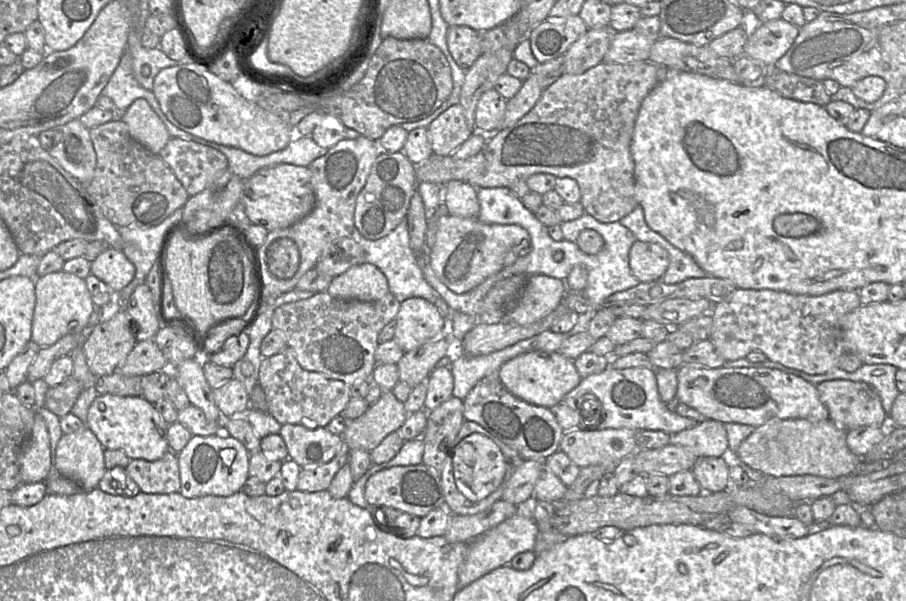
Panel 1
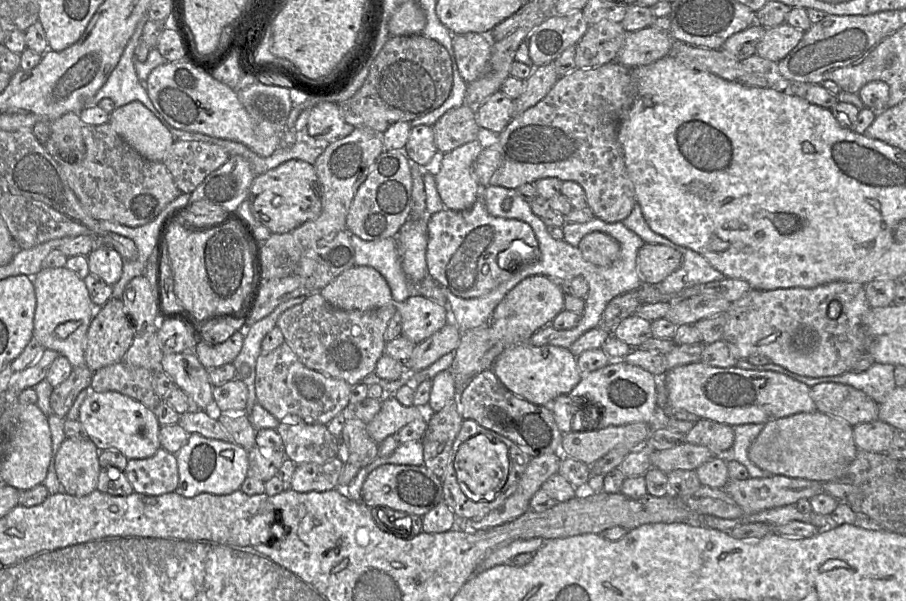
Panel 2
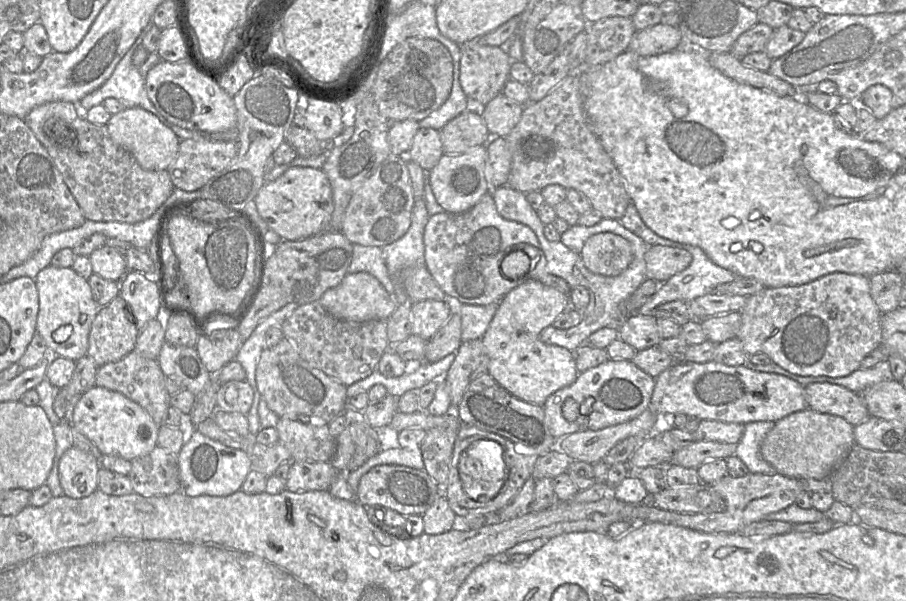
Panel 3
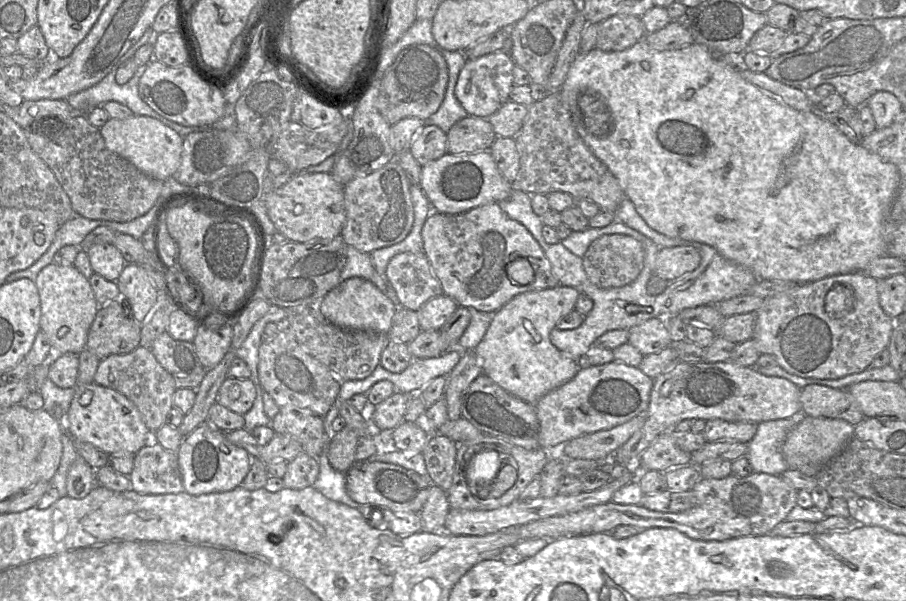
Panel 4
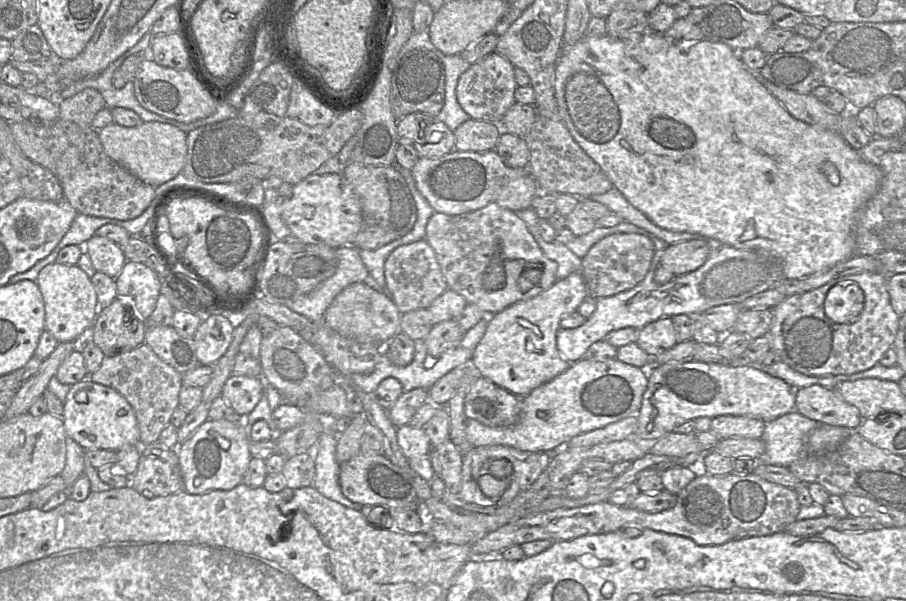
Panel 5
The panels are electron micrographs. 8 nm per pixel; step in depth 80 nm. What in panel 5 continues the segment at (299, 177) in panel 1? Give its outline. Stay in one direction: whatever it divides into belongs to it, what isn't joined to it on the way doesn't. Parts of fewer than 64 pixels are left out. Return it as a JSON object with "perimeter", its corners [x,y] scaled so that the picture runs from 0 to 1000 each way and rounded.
{"perimeter":[[[379,288],[343,290],[323,309],[321,326],[310,341],[310,359],[321,391],[337,406],[359,406],[369,414],[387,408],[400,374],[396,331]]]}

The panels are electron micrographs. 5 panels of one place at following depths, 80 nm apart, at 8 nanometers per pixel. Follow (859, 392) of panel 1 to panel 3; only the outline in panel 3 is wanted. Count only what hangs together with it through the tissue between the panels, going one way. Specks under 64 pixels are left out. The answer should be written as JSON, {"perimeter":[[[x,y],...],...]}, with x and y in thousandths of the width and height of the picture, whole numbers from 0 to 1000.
{"perimeter":[[[895,637],[887,644],[892,679],[907,689],[929,694],[940,709],[960,689],[950,661],[933,644],[916,637]]]}

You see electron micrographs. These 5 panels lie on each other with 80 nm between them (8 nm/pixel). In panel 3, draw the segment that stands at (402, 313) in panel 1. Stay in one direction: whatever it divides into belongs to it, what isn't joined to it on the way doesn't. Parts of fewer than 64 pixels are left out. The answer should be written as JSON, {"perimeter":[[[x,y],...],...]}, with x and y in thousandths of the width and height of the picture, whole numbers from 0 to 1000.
{"perimeter":[[[477,498],[454,506],[456,522],[455,557],[472,567],[498,526],[498,511],[492,501]]]}

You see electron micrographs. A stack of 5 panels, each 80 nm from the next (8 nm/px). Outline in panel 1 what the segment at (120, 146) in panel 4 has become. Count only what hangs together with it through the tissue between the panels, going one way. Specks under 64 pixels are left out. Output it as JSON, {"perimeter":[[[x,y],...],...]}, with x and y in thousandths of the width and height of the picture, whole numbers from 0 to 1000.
{"perimeter":[[[150,165],[137,188],[129,193],[140,208],[145,228],[169,256],[174,258],[189,230],[160,165]]]}

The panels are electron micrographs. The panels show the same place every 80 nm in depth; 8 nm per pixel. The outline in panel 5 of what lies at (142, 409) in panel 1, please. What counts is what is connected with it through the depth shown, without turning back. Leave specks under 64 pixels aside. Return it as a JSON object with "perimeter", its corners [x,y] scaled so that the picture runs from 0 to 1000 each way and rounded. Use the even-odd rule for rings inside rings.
{"perimeter":[[[99,627],[78,641],[71,667],[70,684],[70,705],[74,725],[94,749],[130,750],[139,742],[155,740],[155,717],[146,676],[130,651],[100,634]],[[89,647],[98,649],[98,662],[95,671],[86,671],[82,664],[83,656]]]}

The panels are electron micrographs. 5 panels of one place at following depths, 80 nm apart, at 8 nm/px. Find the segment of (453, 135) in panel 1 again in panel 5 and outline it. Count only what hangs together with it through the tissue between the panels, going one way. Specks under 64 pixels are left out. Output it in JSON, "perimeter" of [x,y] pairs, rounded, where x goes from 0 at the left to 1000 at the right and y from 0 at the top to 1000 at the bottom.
{"perimeter":[[[519,196],[500,220],[502,250],[523,253],[544,250],[553,220],[550,205]]]}

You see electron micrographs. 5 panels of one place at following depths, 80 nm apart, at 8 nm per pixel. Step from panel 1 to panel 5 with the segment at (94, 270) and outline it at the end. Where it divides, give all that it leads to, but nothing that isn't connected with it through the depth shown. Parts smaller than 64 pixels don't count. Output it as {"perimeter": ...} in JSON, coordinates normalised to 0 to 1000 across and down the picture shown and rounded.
{"perimeter":[[[102,393],[93,408],[104,448],[128,464],[139,438],[136,414],[117,394]]]}

